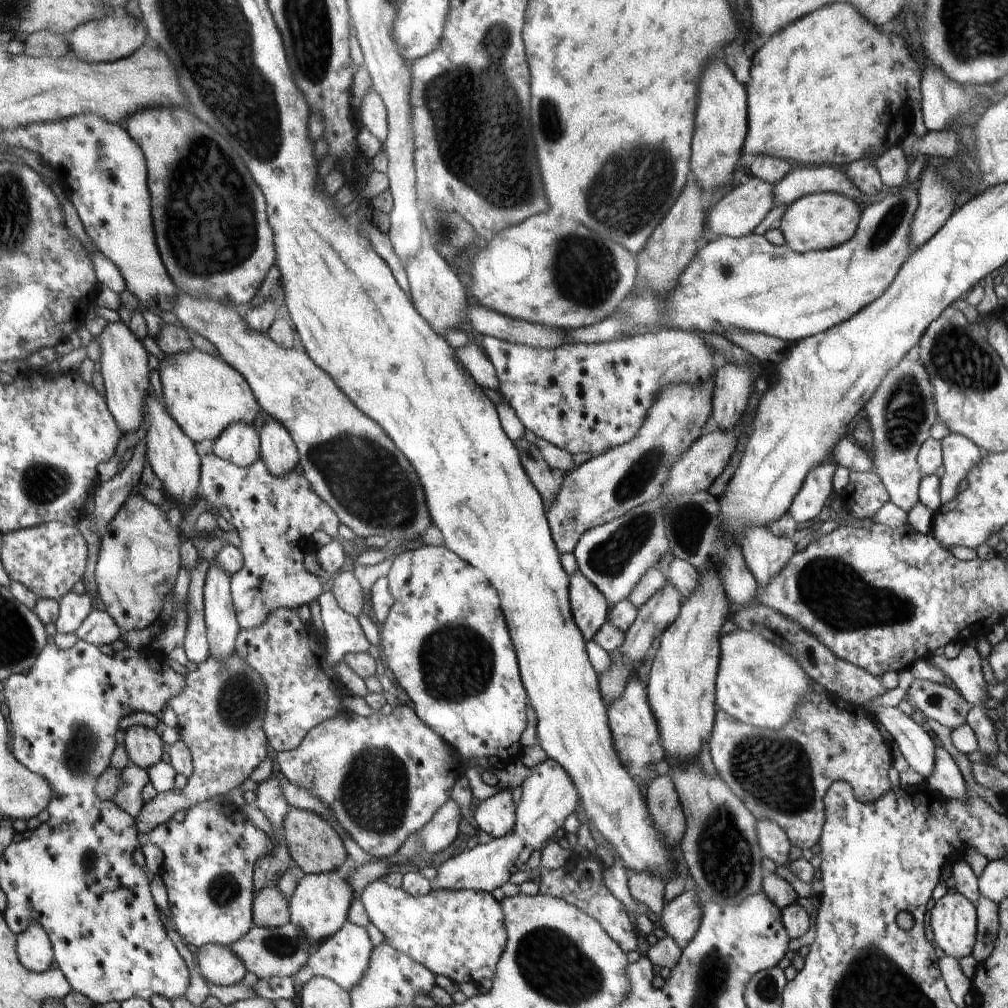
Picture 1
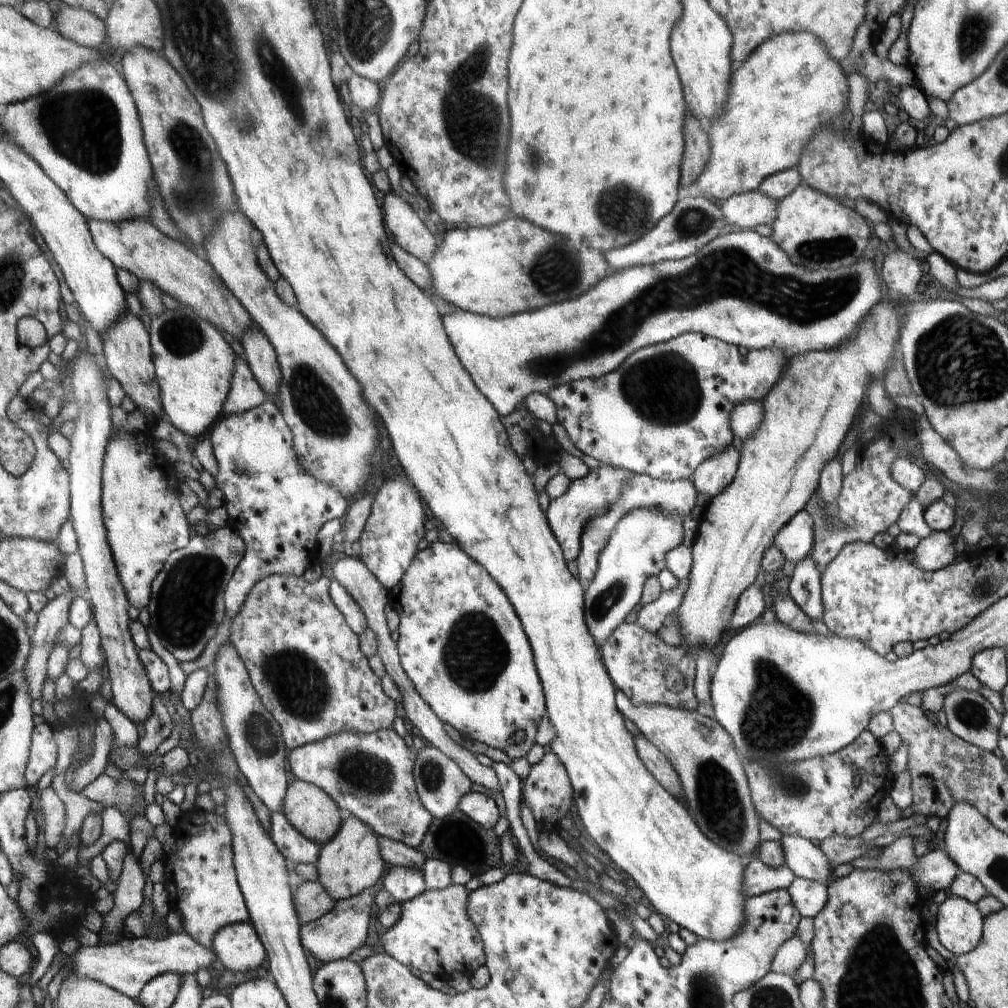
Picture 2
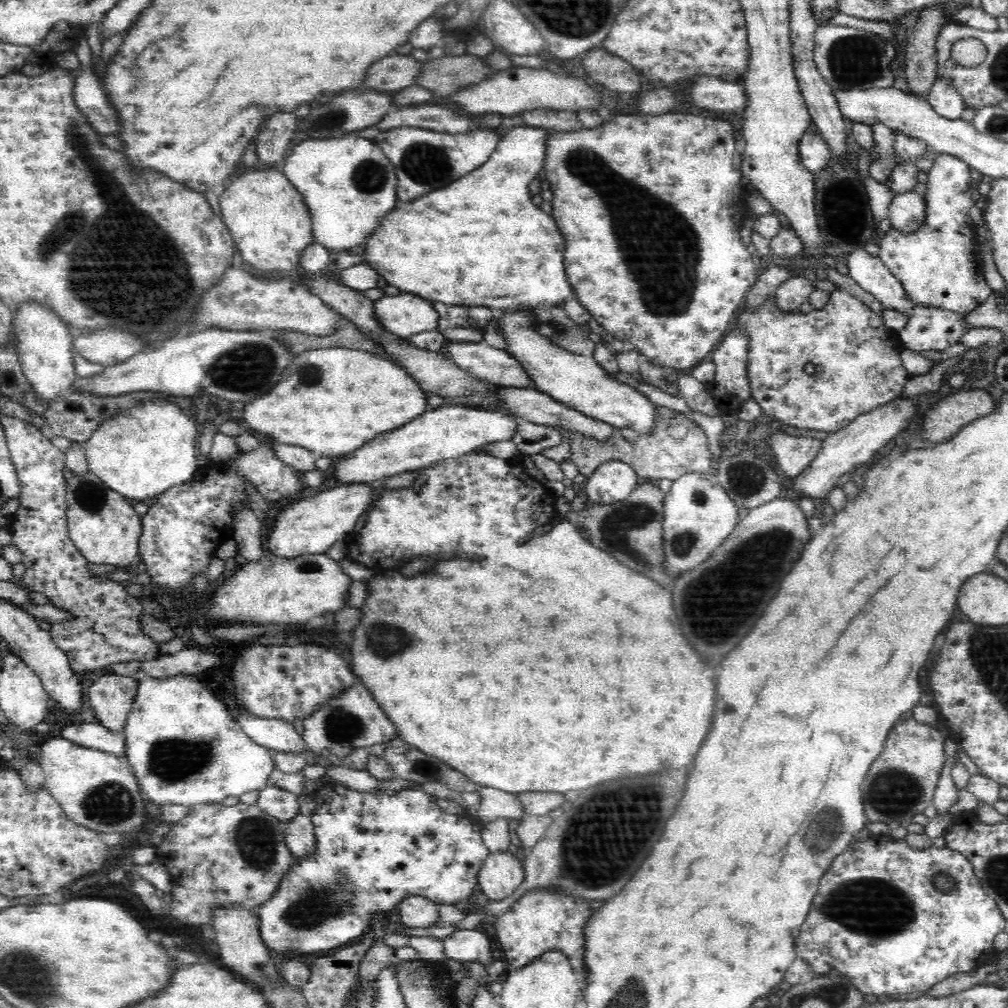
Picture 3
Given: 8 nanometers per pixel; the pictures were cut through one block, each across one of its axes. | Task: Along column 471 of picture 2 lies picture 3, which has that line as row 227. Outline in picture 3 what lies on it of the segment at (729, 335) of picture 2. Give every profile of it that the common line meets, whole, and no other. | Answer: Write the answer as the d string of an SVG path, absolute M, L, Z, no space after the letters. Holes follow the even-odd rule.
M351 133L293 144L282 171L308 207L313 242L331 249L334 255L362 244L398 202L397 174L381 145Z

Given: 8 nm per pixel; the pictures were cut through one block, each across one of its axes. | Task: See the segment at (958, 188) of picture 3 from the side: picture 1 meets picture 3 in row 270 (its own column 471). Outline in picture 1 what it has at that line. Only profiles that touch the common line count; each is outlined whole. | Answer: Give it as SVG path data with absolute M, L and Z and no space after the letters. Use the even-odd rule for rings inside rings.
M380 878L365 887L359 899L363 902L370 922L384 934L385 941L433 971L436 976L448 977L460 986L465 983L479 985L484 978L493 980L495 977L501 954L508 944L508 934L505 913L501 903L492 897L492 893L432 889L427 895L415 897L400 887L390 886Z

